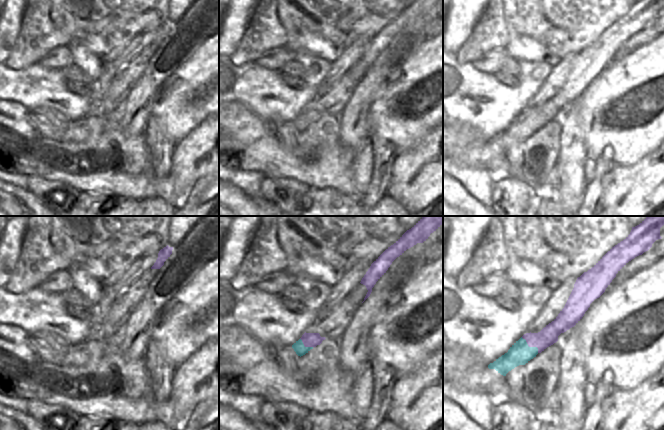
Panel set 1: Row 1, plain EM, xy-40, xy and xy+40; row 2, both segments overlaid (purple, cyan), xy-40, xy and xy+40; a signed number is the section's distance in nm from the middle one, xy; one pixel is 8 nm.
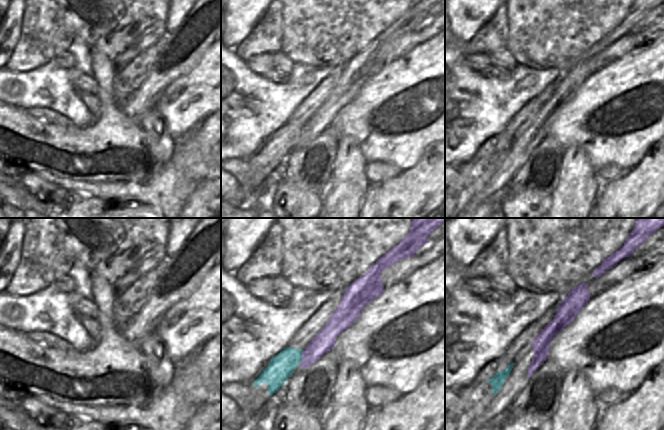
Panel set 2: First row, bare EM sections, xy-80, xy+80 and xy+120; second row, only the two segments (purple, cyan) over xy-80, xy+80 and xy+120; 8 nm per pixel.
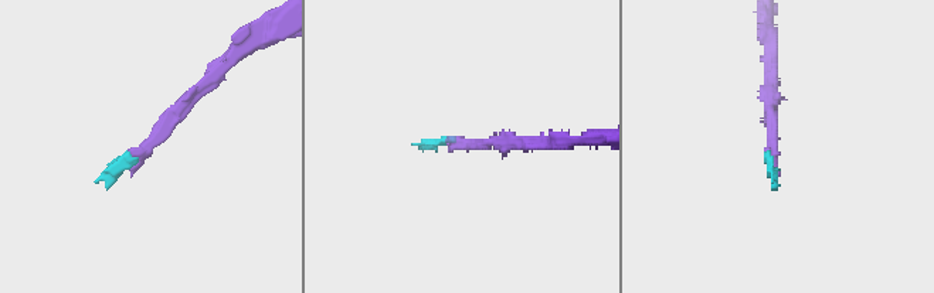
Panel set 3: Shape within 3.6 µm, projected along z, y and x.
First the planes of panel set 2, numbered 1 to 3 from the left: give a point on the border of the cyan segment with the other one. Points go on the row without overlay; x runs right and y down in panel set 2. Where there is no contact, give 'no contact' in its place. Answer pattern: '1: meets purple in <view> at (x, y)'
1: no contact
2: meets purple in xy+80 at (302, 134)
3: no contact

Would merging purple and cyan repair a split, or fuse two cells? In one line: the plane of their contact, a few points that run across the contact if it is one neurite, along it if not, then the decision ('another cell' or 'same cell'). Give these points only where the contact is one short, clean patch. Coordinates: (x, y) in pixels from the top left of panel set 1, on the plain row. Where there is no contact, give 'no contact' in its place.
meets purple in xy+40; line xy+40 (521, 113), (529, 122), (535, 122), (538, 128); another cell

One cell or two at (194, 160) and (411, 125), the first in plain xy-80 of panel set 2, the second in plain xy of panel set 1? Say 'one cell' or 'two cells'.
two cells

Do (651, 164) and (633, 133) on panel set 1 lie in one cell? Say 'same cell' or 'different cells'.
different cells

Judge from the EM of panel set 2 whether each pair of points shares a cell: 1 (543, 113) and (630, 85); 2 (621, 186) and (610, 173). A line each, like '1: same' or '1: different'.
1: different
2: different

